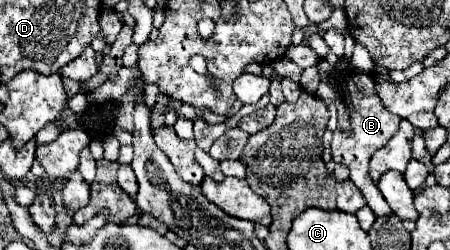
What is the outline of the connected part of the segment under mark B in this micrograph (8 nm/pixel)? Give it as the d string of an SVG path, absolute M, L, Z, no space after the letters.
M345 70L345 72L337 74L335 80L337 80L337 88L341 92L341 98L345 102L351 126L349 126L349 130L339 130L339 128L333 130L333 142L331 142L333 162L349 168L349 178L363 192L367 206L375 212L375 216L389 216L391 208L385 204L385 198L381 196L379 188L373 184L373 180L369 176L369 160L371 160L373 152L379 150L381 146L385 146L389 142L389 138L397 132L401 118L391 114L385 108L385 104L381 102L379 94L375 90L375 78L371 78L367 72Z

